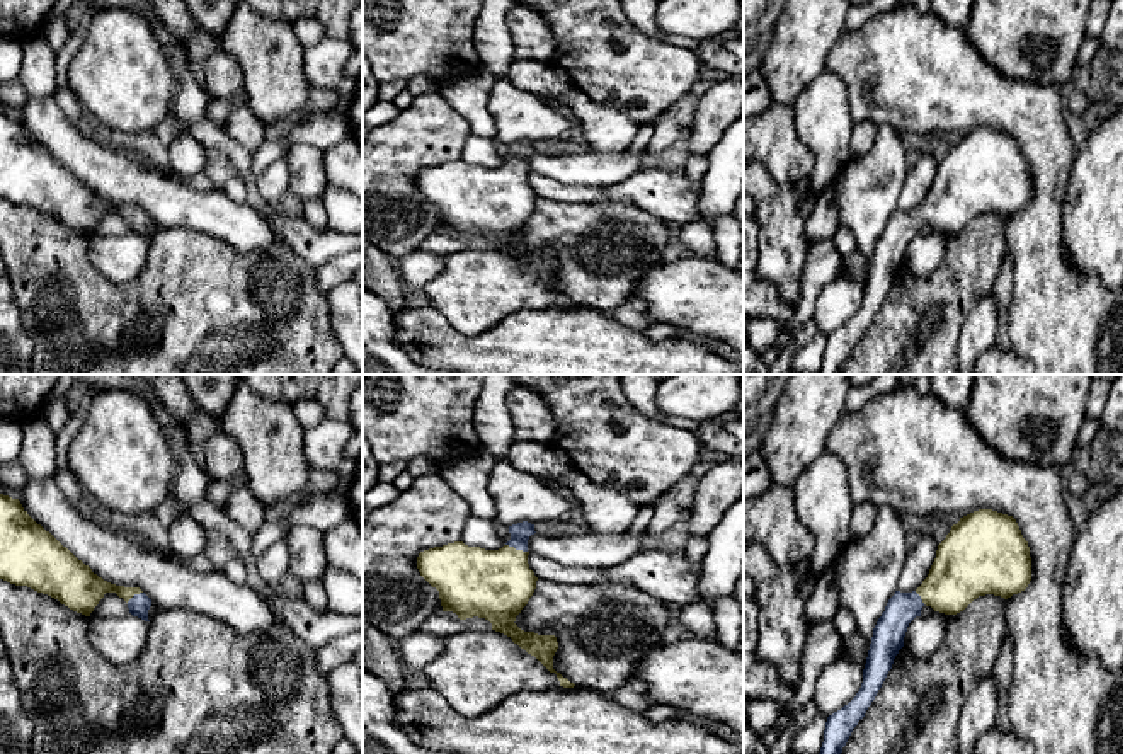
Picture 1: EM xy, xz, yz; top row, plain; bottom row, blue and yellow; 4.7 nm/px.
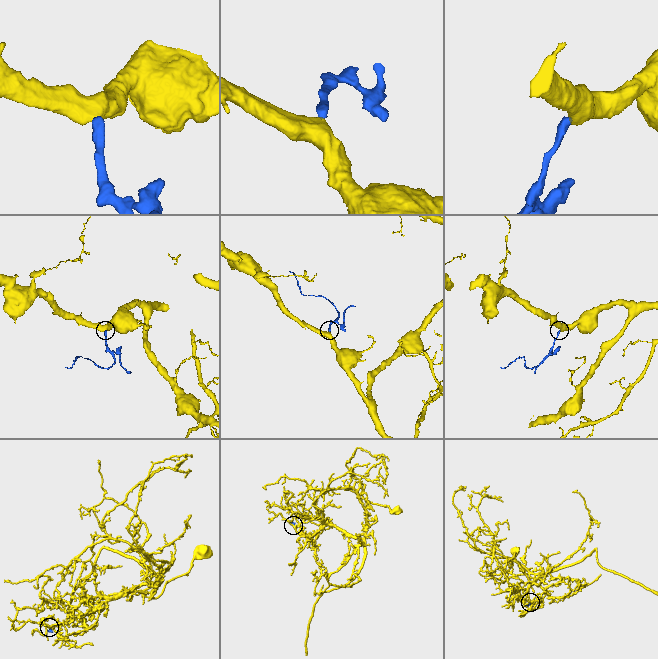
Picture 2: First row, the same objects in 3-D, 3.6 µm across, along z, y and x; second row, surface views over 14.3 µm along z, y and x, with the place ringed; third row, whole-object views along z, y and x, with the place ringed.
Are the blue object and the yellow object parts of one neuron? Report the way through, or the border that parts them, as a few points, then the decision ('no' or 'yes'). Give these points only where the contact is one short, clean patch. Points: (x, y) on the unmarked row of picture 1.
way xz (519, 152), (516, 167), (506, 191), (496, 203); yes

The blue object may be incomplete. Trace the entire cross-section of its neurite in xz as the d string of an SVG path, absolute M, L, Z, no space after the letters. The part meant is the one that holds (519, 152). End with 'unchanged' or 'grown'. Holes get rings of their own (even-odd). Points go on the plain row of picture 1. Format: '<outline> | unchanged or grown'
M523 140L509 145L509 152L511 158L499 169L468 165L463 160L424 169L417 175L417 187L439 209L443 230L453 230L460 238L473 235L488 238L492 249L511 255L514 262L534 274L550 291L555 291L560 305L574 306L574 301L553 288L553 274L558 267L557 255L524 250L514 242L536 208L538 196L528 182L528 158L536 150L534 143Z | grown

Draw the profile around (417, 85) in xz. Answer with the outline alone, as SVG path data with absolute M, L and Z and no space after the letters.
M414 77L412 80L407 82L407 90L414 97L417 97L420 94L439 92L441 85L436 83L434 80L429 80L427 77Z

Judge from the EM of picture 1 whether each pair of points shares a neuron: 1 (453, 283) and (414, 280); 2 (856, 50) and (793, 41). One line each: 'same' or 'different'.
1: different
2: different

